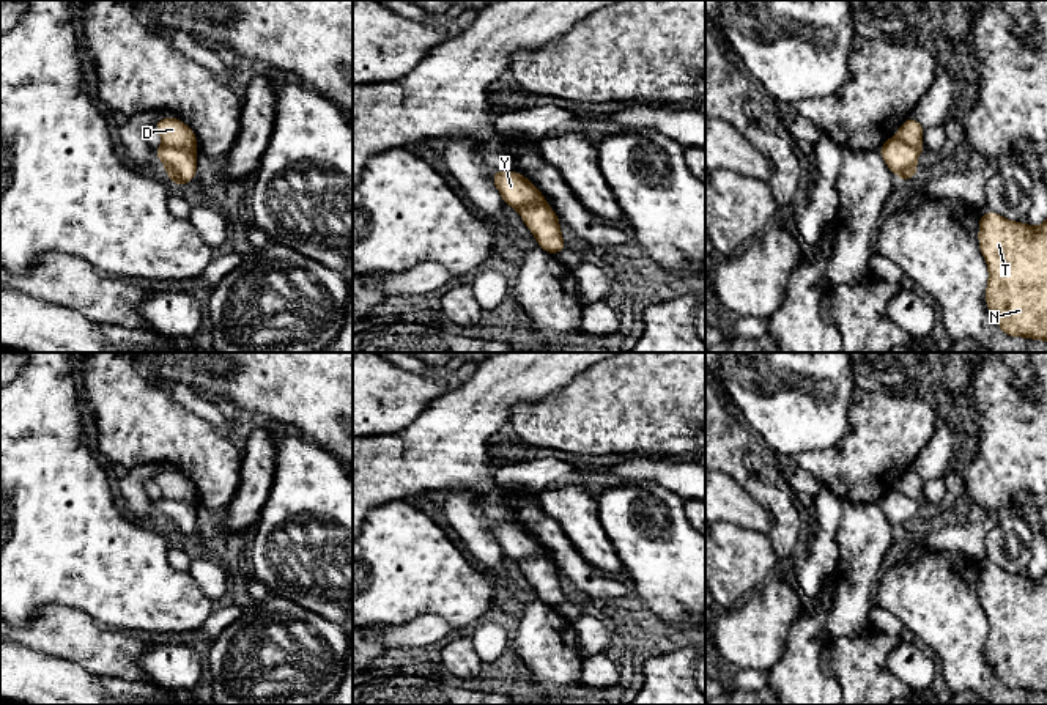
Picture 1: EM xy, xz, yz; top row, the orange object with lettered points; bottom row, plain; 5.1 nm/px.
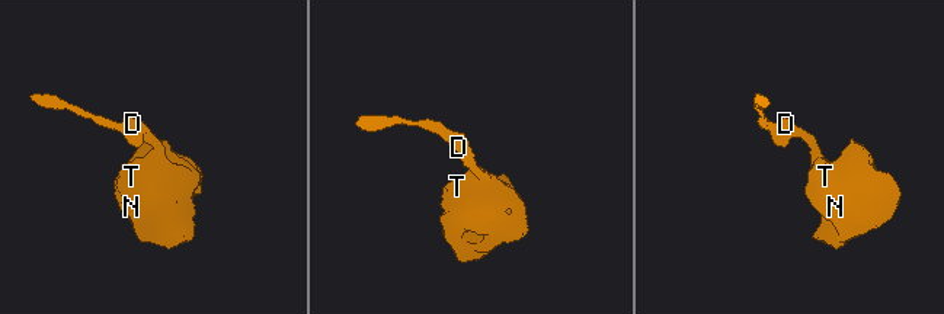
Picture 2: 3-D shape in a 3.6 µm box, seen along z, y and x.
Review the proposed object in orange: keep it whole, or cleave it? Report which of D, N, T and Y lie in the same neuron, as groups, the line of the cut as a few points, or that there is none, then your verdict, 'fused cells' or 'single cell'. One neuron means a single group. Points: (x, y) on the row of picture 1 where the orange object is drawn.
D N T / Y; cut in xy along (164, 143), (196, 153); fused cells

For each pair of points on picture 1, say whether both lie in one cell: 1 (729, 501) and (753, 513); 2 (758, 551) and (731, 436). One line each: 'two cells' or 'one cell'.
1: one cell
2: two cells

